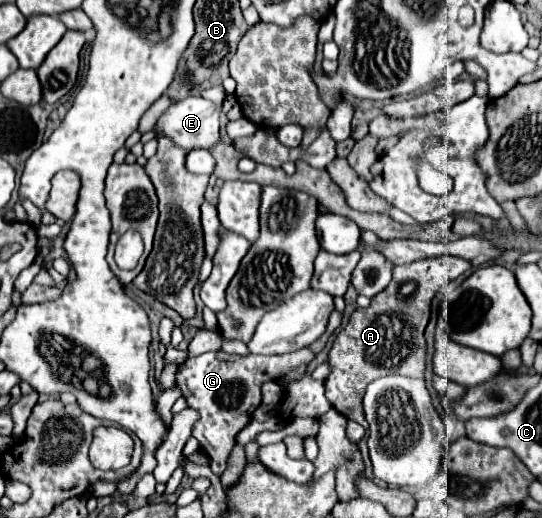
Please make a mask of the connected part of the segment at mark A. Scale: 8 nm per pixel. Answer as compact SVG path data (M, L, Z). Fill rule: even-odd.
M432 257L426 261L414 261L410 265L394 267L390 285L382 293L372 297L370 307L368 309L356 309L352 313L346 329L336 337L336 341L328 353L328 363L332 365L332 373L326 379L326 397L338 413L342 413L346 419L352 419L352 421L356 421L368 429L368 423L364 419L362 399L364 399L366 387L374 379L384 377L384 375L406 375L406 377L424 379L424 371L426 371L424 329L426 329L428 317L430 317L430 301L448 281L454 281L456 277L460 277L470 267L472 267L470 261L466 261L462 257Z

